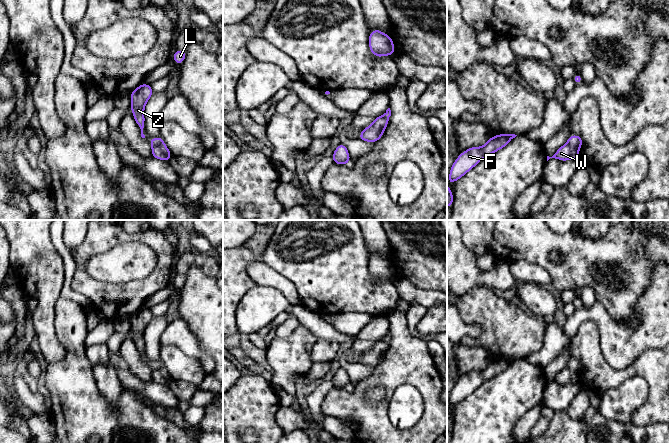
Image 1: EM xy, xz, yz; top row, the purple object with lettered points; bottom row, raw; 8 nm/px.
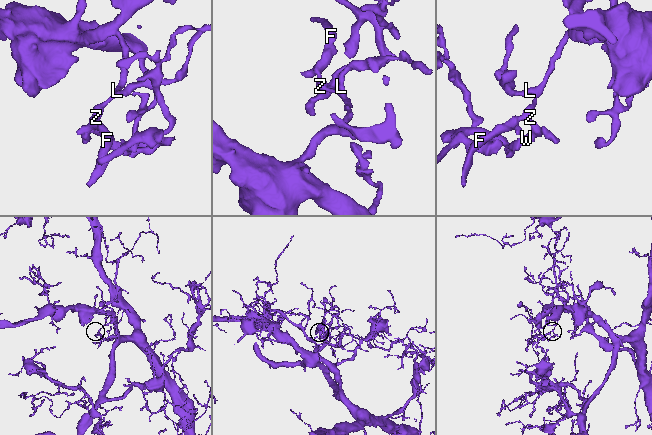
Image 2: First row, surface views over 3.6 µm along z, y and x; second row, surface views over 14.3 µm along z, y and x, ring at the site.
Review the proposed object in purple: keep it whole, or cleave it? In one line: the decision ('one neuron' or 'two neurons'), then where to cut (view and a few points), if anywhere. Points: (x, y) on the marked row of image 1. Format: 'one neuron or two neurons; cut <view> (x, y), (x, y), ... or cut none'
two neurons; cut xy (163, 142), (152, 147)

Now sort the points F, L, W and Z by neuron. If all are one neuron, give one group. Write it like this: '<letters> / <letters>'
F L Z / W

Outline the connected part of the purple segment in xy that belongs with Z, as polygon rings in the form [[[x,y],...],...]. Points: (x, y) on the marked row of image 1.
[[[142,83],[130,94],[130,99],[131,99],[130,108],[133,111],[133,117],[137,125],[141,129],[142,138],[145,138],[145,135],[143,134],[143,128],[145,124],[144,108],[147,101],[149,100],[149,98],[152,96],[153,93],[154,92],[150,84]]]

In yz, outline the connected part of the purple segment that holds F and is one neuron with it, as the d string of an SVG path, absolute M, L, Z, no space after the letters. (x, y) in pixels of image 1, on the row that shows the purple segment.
M499 134L494 137L490 137L490 139L486 142L485 145L481 147L471 147L466 151L462 152L458 158L453 163L450 173L449 173L449 180L447 184L447 207L450 207L454 202L454 197L451 190L448 188L448 185L452 182L457 182L462 176L464 176L468 171L470 171L473 167L475 167L481 160L486 158L487 156L495 153L496 151L505 147L513 138L517 135L515 134Z

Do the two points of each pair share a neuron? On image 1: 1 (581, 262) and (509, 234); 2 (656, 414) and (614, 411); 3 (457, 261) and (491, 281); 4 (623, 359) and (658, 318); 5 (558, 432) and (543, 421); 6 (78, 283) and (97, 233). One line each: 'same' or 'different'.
1: same
2: different
3: same
4: same
5: different
6: same

